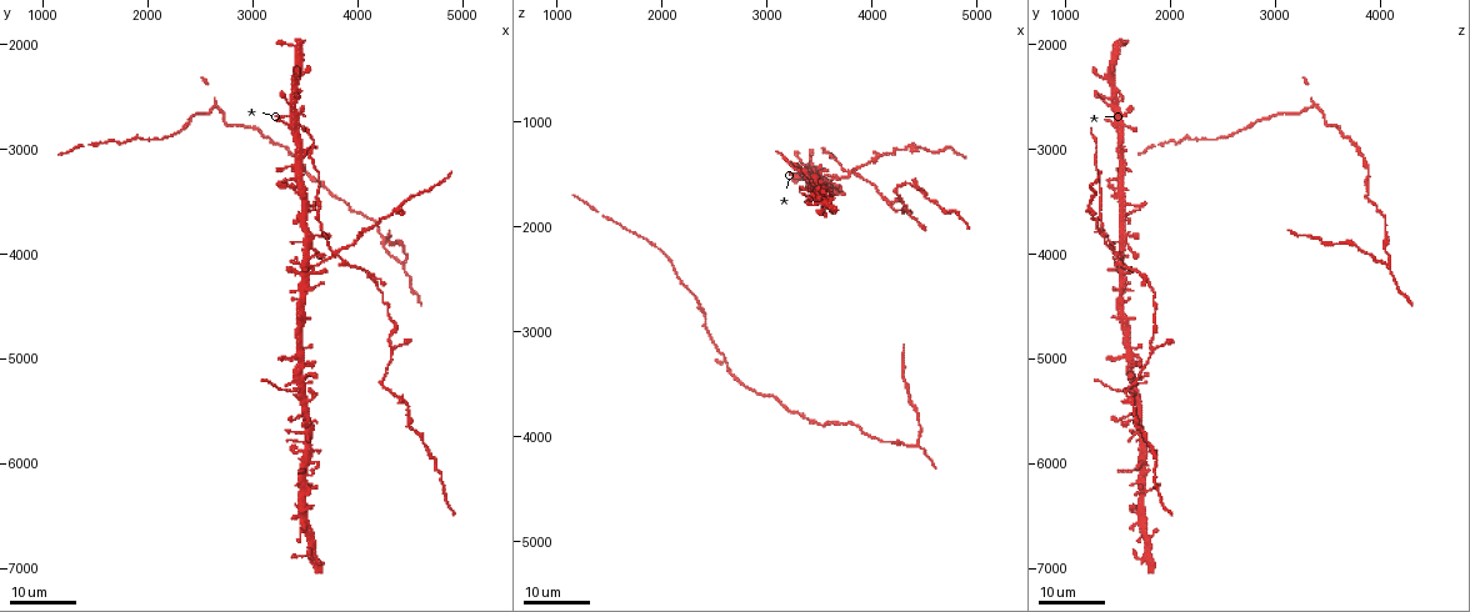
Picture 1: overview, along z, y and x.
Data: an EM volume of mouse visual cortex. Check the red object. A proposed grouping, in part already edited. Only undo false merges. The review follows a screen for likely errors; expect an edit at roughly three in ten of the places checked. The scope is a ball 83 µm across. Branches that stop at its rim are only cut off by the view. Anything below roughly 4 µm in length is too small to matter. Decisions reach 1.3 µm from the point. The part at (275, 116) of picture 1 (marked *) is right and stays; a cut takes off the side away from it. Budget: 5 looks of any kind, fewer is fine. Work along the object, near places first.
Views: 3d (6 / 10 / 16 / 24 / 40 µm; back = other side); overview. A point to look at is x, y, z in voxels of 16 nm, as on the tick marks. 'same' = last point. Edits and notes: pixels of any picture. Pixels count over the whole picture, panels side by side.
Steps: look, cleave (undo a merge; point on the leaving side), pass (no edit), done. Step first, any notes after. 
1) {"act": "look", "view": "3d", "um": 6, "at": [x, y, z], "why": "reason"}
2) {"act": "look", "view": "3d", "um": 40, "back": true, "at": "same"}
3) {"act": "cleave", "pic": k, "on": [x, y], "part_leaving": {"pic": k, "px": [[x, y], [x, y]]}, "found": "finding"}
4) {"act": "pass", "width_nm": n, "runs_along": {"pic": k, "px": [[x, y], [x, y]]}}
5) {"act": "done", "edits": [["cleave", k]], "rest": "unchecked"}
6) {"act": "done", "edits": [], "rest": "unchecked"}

{"act": "look", "view": "3d", "um": 16, "at": [3360, 2760, 1480], "why": "thick turns thin"}

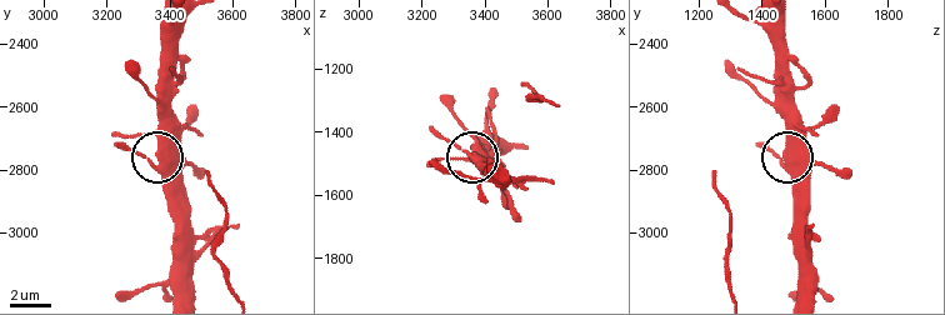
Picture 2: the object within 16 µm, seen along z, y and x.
{"act": "look", "view": "3d", "um": 10, "at": [3370, 2740, 1490]}

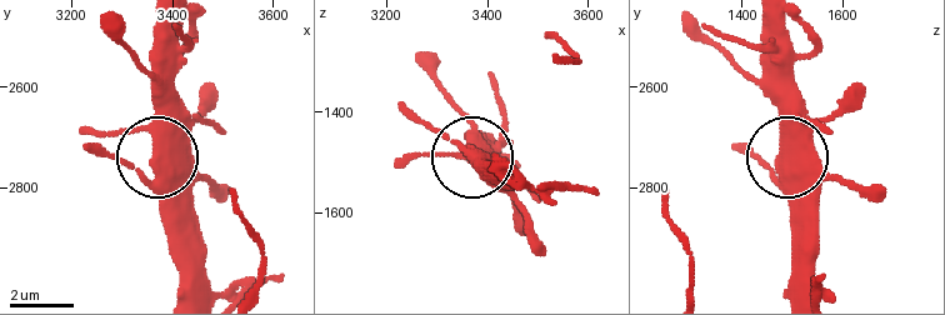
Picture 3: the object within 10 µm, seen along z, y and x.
{"act": "pass", "found": "all the same neuron"}

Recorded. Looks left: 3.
{"act": "look", "view": "3d", "um": 16, "at": [3640, 3600, 1340], "why": "narrows sharply"}

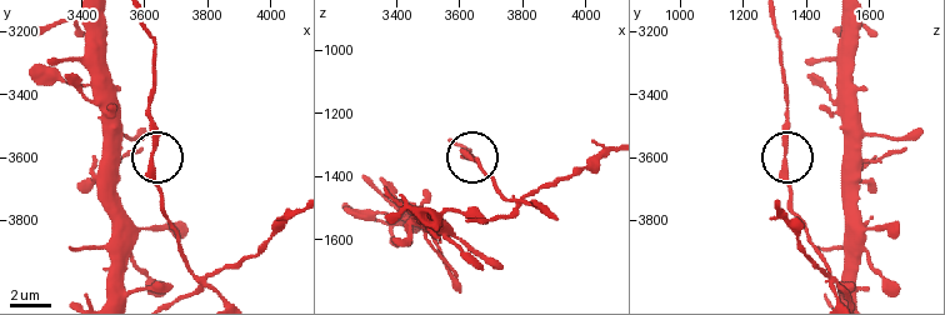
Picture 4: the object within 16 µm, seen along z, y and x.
{"act": "look", "view": "3d", "um": 6, "at": [3630, 3570, 1330], "why": "zoom in"}

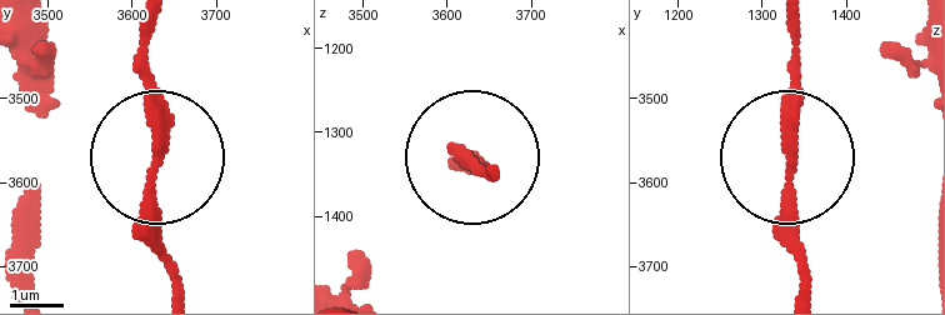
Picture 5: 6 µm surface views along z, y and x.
{"act": "pass", "width_nm": 210, "runs_along": {"pic": 5, "px": [[813, 288], [785, 234], [799, 33]]}, "found": "one neuron here"}

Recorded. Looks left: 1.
{"act": "done", "edits": [], "rest": "unchecked"}

